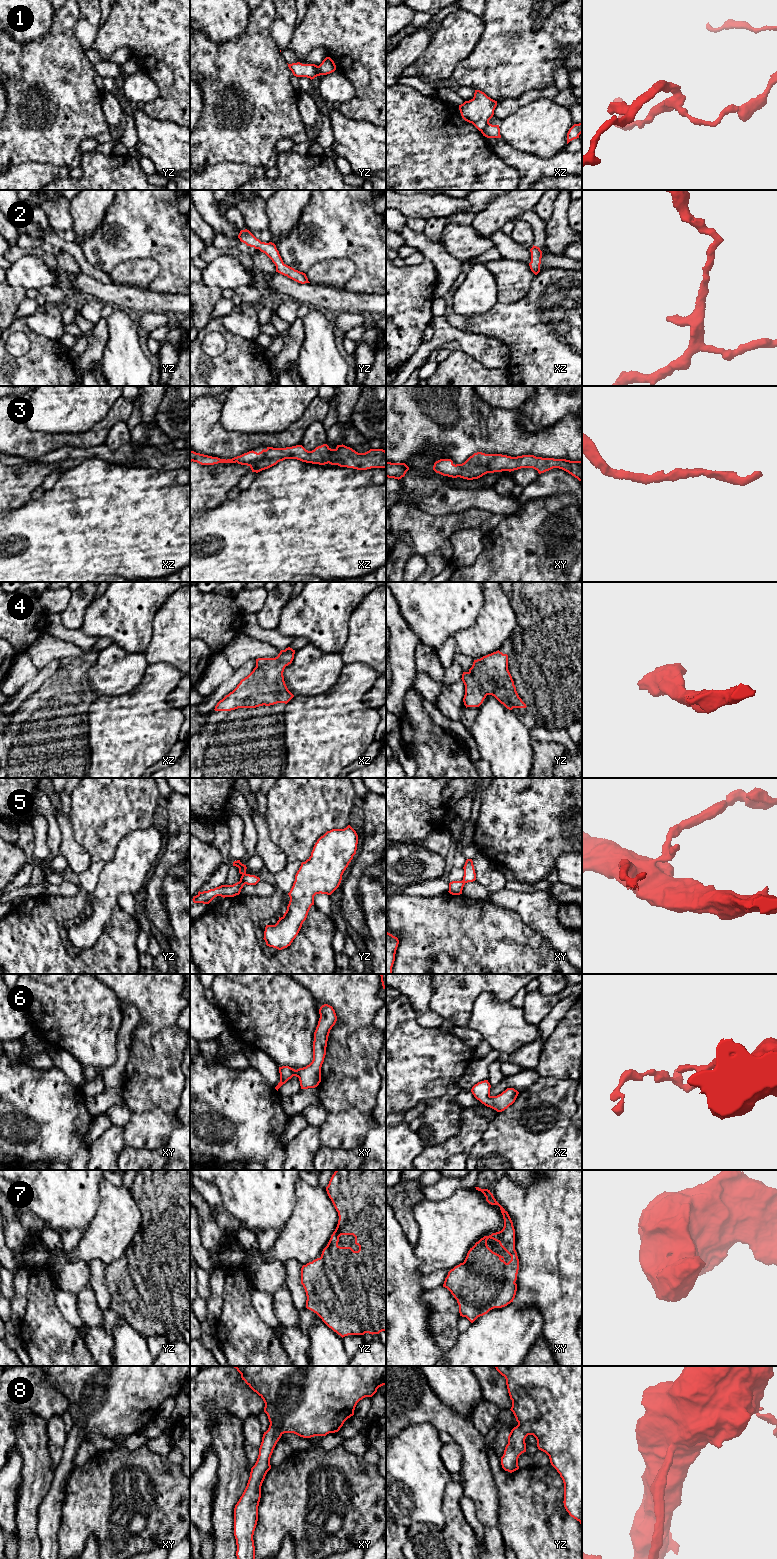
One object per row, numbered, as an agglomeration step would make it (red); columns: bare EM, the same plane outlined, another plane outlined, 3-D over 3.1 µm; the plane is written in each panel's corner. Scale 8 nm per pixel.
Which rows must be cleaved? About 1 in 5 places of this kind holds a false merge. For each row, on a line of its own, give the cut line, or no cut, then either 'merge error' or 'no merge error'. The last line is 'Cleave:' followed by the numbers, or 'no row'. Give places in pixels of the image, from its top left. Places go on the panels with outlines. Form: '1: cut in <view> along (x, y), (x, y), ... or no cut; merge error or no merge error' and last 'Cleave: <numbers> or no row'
1: cut in xz along (488, 122), (481, 131); merge error
2: no cut; no merge error
3: no cut; no merge error
4: no cut; no merge error
5: cut in yz along (240, 879), (245, 883); merge error
6: no cut; no merge error
7: no cut; no merge error
8: no cut; no merge error
Cleave: 1, 5

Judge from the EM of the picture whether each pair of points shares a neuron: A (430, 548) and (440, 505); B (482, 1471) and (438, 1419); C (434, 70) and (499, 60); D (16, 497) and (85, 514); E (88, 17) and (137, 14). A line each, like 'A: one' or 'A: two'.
A: two
B: one
C: two
D: two
E: two

